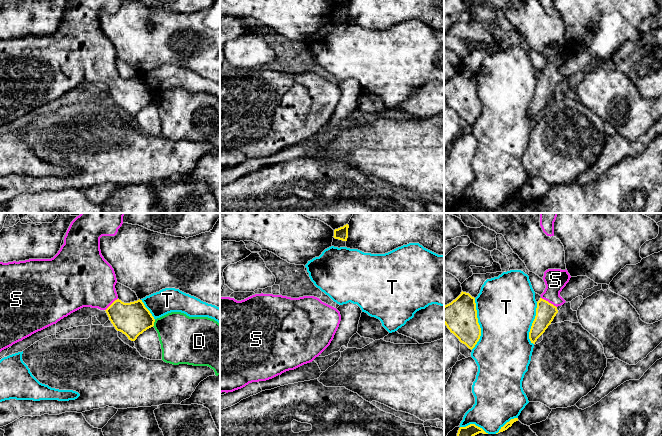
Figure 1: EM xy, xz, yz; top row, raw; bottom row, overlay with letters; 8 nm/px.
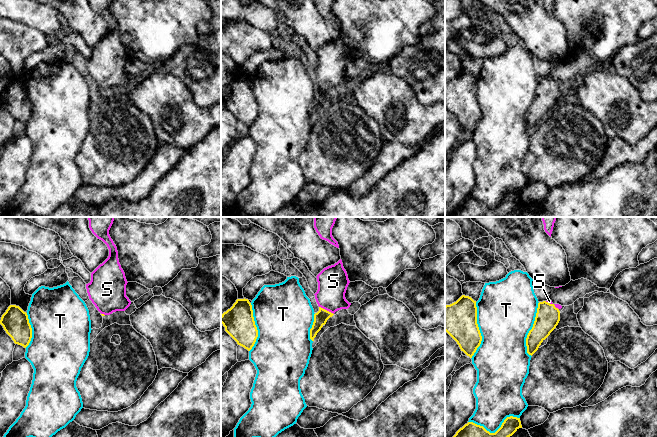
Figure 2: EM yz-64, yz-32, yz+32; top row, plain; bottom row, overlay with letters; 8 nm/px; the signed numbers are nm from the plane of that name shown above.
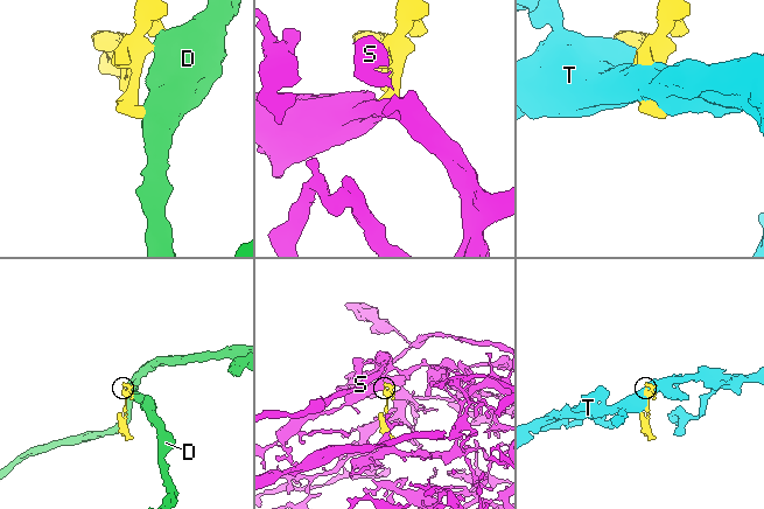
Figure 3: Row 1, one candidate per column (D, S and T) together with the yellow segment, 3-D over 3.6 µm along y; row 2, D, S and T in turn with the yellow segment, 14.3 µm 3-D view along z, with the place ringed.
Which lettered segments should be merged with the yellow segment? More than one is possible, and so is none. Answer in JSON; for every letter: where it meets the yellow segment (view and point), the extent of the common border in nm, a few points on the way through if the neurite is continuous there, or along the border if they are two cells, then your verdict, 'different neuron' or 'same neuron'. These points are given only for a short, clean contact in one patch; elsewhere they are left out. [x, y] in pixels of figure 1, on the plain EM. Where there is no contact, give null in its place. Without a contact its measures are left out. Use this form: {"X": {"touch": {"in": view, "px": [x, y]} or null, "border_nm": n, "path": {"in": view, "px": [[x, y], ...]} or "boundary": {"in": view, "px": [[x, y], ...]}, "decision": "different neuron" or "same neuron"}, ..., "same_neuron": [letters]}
{"D": {"touch": {"in": "xy", "px": [153, 99]}, "border_nm": 70, "decision": "different neuron"}, "S": {"touch": {"in": "yz", "px": [548, 78]}, "border_nm": 150, "path": {"in": "yz", "px": [[545, 88], [548, 78], [555, 56]]}, "decision": "same neuron"}, "T": {"touch": {"in": "yz", "px": [478, 100]}, "border_nm": 420, "decision": "different neuron"}, "same_neuron": ["S"]}

